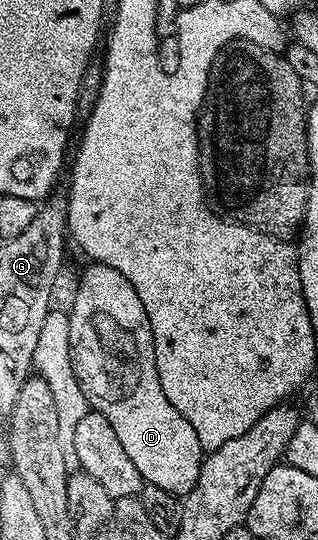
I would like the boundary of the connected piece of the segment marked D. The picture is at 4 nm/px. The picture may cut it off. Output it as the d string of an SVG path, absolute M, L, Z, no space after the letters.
M102 263L88 266L79 277L79 290L71 301L71 317L66 318L71 366L79 381L78 392L91 404L88 406L94 412L109 419L109 427L113 427L121 447L125 447L129 459L133 459L133 467L141 471L146 484L156 485L176 495L190 494L199 478L205 451L189 419L185 419L185 415L181 415L181 411L165 399L165 391L161 391L161 379L157 375L155 362L155 340L145 307L133 283L129 283L121 271Z

